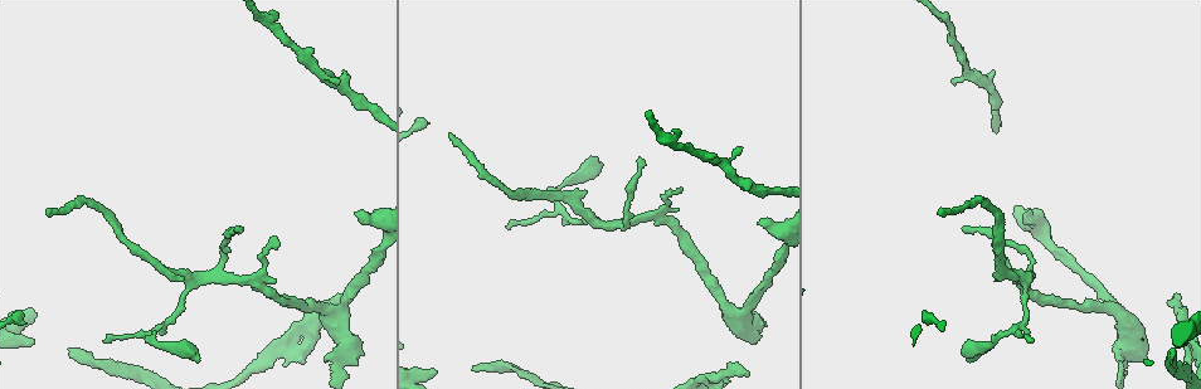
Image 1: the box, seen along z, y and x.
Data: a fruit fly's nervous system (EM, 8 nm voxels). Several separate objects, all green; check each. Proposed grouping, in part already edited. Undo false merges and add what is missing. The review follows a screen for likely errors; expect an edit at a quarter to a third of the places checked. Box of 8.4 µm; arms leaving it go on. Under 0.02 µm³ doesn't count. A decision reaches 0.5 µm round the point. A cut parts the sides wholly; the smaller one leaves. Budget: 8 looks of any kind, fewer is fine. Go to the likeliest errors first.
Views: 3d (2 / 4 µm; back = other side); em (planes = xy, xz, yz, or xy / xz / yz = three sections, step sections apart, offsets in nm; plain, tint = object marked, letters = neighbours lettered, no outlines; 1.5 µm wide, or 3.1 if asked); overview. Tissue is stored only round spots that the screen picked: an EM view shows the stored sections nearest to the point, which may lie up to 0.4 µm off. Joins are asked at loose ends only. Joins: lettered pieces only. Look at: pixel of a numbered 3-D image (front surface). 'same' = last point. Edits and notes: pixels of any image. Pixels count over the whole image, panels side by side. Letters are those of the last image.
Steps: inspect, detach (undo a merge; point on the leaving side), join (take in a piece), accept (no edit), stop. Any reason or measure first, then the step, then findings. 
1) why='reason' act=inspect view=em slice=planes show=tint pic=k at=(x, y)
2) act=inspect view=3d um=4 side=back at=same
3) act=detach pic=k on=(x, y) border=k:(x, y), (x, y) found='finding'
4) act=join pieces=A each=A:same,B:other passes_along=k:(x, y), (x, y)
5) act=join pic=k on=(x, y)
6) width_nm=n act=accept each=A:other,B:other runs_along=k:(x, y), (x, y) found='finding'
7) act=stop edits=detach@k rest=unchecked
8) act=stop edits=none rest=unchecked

why='free end' act=inspect view=em slice=planes show=letters pic=1 at=(1177, 295)

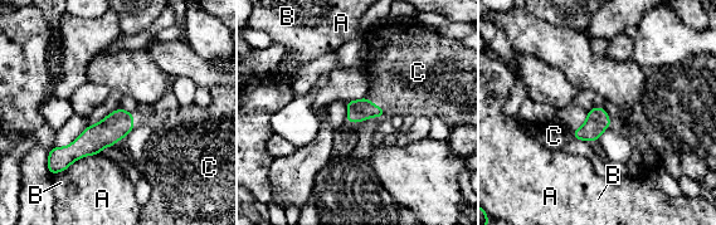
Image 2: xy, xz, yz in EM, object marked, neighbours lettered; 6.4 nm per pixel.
width_nm=140 act=join pieces=C each=A:other,B:other,C:same found='it goes on there'

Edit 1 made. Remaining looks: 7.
why='an open end' act=inspect view=3d um=2 side=back pic=1 at=(968, 360)

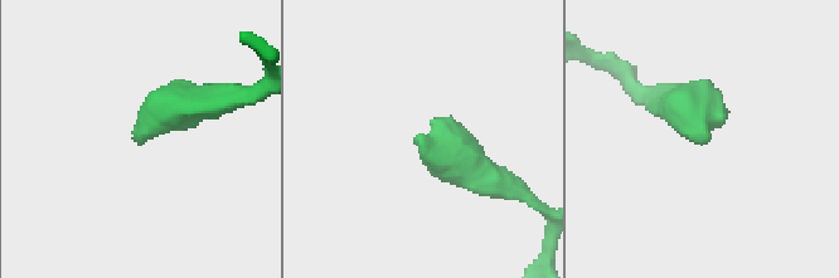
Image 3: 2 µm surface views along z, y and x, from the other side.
why='need the tissue' act=inspect view=em slice=planes show=tint pic=3 at=(138, 141)

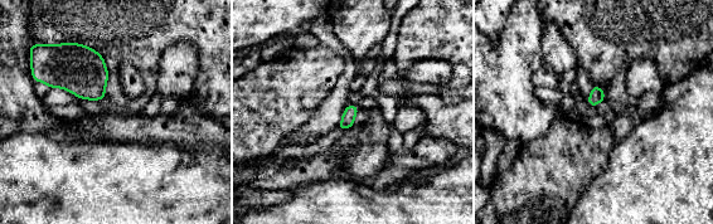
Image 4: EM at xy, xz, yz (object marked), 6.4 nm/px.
why='what lies round it' act=inspect view=em slice=planes show=letters at=same

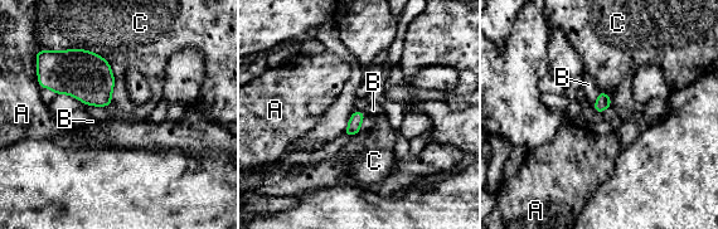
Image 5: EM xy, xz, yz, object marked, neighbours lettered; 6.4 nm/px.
width_nm=90 act=accept each=A:other,B:other,C:other border=5:(598, 92), (597, 100), (592, 106) found='no lettered piece goes on from it'

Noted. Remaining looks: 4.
act=stop edits=join@2 rest=unchecked

